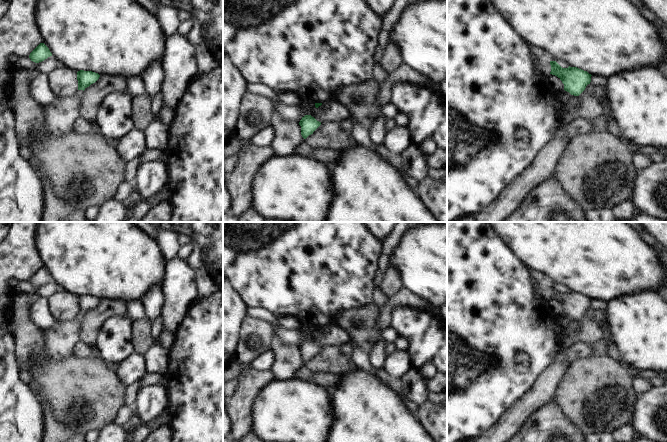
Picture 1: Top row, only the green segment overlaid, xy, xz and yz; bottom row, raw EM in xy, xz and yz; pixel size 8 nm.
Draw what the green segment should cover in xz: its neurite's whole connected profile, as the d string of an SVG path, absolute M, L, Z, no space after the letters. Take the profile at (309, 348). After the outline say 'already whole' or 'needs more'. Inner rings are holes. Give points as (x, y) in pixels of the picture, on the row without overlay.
M305 339L300 344L299 349L301 350L301 359L306 363L321 349L321 346L317 345L311 339Z; already whole

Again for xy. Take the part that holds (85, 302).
M80 294L77 296L78 314L75 319L82 321L83 315L99 303L100 299L92 295Z; needs more

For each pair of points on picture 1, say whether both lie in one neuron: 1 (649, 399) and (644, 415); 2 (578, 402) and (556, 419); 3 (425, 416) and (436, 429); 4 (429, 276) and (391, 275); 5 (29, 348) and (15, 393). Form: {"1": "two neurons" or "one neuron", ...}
{"1": "one neuron", "2": "two neurons", "3": "one neuron", "4": "two neurons", "5": "two neurons"}

